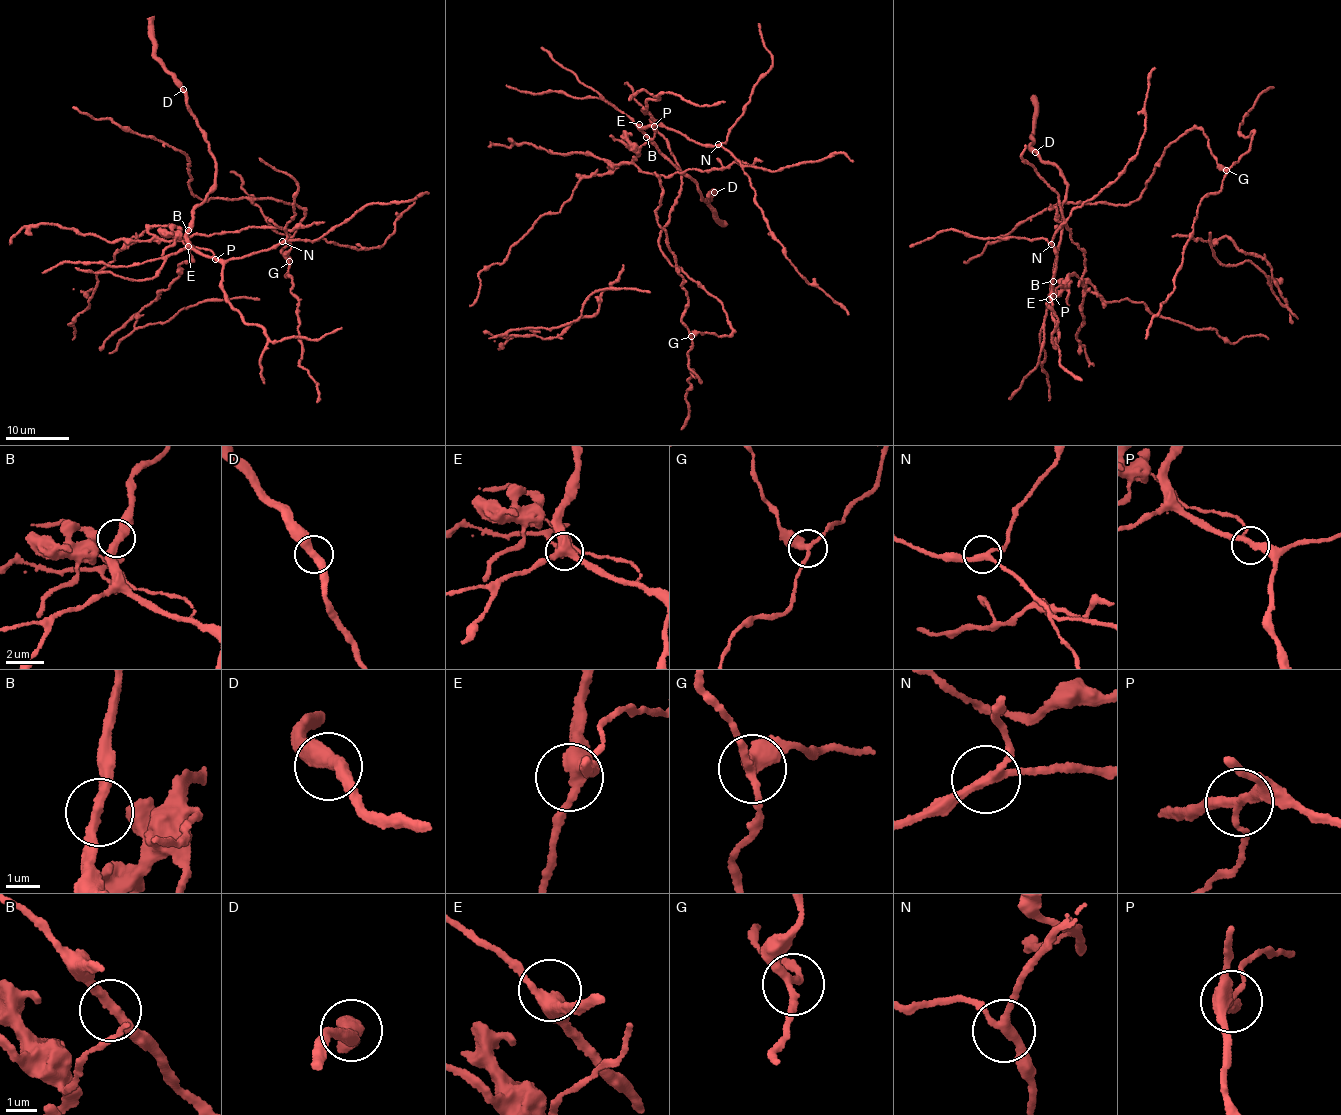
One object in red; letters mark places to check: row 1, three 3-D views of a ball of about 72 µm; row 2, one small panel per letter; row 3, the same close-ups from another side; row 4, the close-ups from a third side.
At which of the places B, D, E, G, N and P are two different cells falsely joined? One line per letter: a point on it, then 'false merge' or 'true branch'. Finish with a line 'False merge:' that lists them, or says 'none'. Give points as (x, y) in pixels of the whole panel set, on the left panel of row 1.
B: at (188, 230); true branch
D: at (183, 89); true branch
E: at (188, 246); true branch
G: at (289, 261); true branch
N: at (282, 241); true branch
P: at (215, 259); false merge
False merge: P

